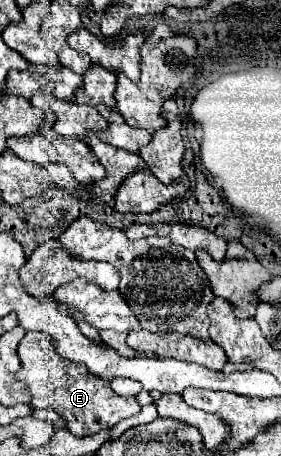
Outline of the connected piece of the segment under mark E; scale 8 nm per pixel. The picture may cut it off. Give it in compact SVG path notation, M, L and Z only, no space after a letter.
M29 330L19 342L19 358L21 370L17 380L23 380L29 386L33 396L33 408L53 408L65 420L67 428L75 436L91 436L105 428L111 428L119 420L133 416L141 410L135 396L119 396L111 390L109 380L103 380L91 374L85 366L65 360L55 350L53 338L41 330Z

